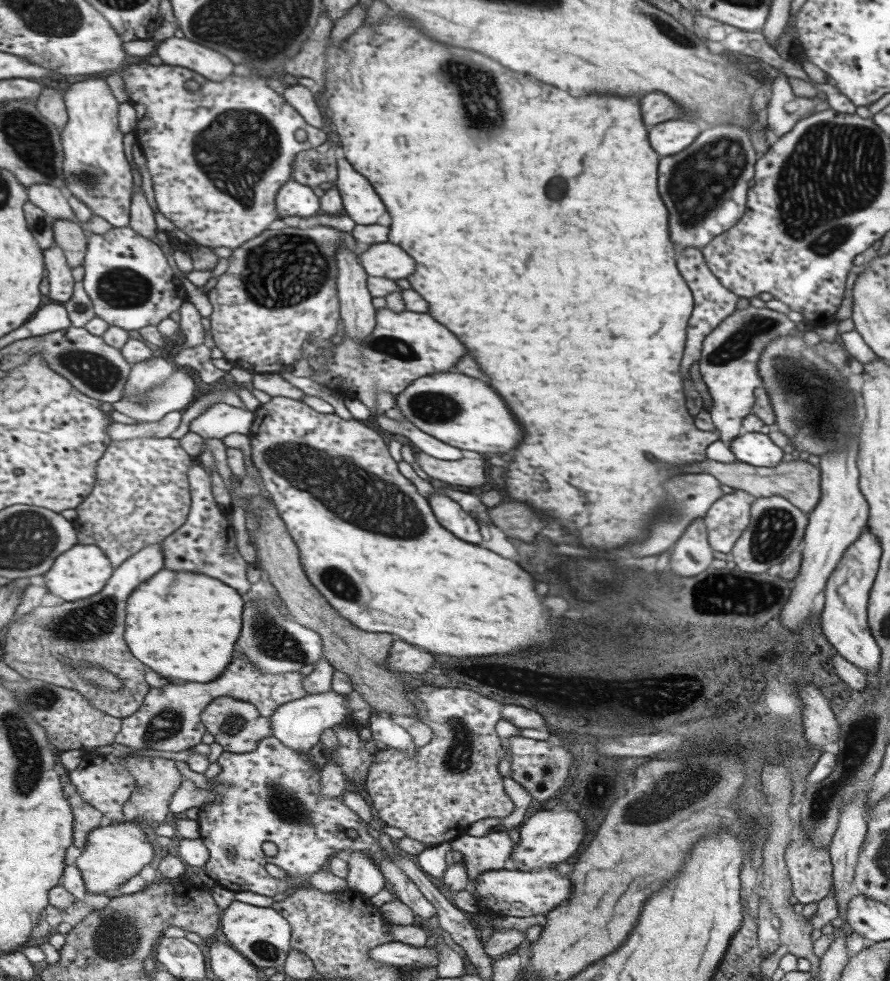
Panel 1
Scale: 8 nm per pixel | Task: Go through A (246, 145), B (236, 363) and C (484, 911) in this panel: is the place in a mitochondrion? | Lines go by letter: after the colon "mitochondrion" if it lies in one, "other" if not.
A: mitochondrion
B: other
C: other

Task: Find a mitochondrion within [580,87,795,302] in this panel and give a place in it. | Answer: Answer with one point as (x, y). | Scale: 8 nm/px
(699, 185)

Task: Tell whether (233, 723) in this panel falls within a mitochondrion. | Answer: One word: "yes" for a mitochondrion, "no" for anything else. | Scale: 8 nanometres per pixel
yes

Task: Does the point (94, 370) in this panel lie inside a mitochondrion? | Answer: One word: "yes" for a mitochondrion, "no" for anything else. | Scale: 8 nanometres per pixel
yes

